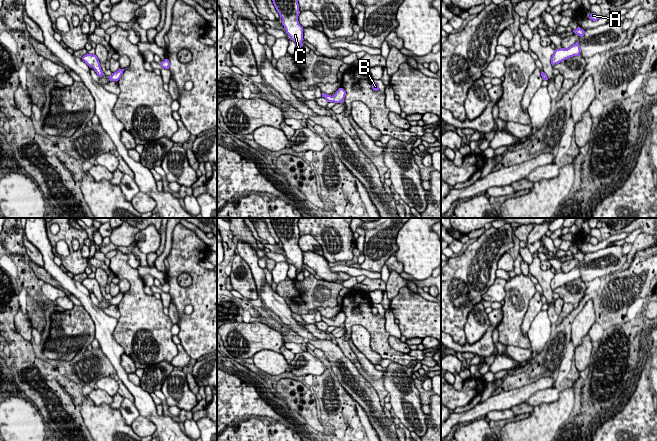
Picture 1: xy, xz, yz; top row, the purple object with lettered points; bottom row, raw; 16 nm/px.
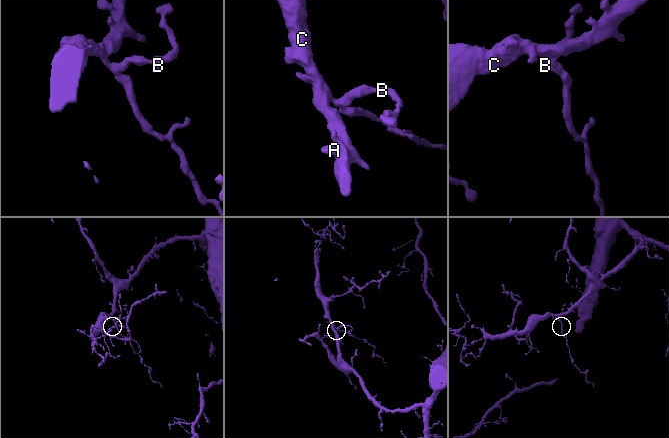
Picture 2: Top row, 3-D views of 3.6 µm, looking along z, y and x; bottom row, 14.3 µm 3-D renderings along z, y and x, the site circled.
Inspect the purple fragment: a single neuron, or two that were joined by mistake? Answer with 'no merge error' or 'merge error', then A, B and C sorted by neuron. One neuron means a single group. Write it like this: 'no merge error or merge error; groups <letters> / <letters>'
no merge error; groups A B C

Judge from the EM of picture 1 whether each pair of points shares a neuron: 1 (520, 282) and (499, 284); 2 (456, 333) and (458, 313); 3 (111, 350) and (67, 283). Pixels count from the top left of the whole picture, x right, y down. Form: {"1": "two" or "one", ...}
{"1": "two", "2": "one", "3": "one"}

